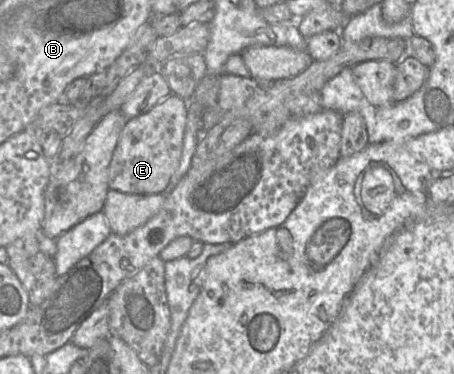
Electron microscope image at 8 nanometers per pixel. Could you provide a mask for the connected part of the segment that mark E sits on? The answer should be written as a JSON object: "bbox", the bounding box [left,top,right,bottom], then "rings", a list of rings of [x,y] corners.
{"bbox":[109,94,188,194],"rings":[[[171,94],[147,113],[127,121],[109,165],[109,188],[127,194],[163,193],[182,155],[188,101]]]}

